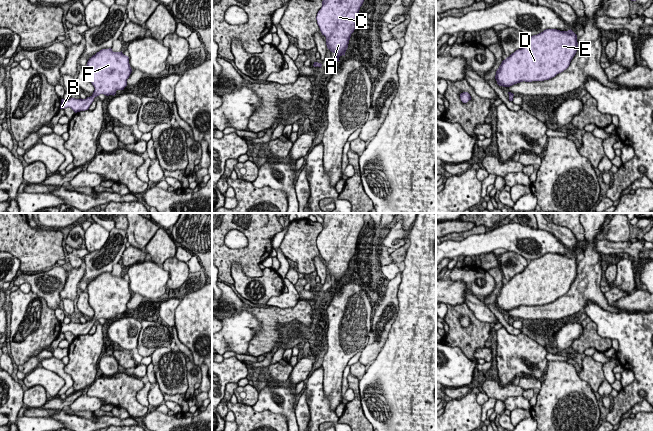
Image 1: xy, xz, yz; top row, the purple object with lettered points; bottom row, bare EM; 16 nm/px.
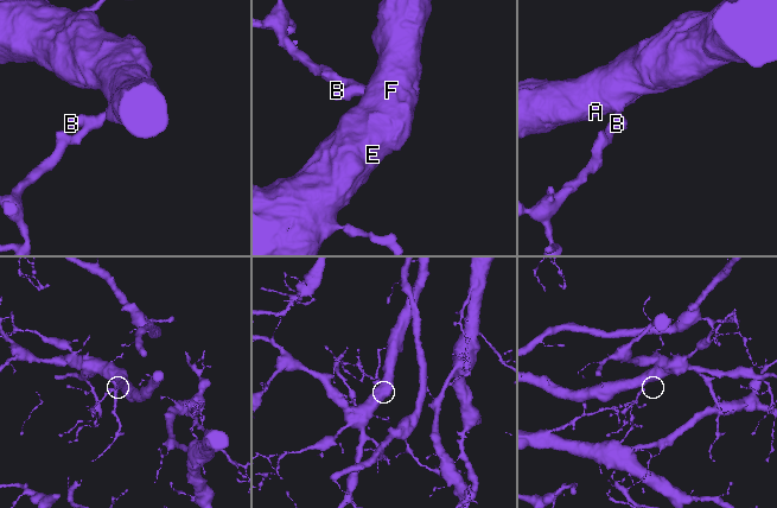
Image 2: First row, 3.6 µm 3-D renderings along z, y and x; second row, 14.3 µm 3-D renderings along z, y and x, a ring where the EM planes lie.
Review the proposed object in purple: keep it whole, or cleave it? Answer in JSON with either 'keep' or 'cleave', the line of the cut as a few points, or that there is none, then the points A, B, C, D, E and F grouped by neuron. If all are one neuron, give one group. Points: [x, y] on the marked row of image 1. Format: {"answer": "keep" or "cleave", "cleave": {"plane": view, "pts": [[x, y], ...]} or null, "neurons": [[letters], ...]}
{"answer": "keep", "cleave": null, "neurons": [["A", "B", "C", "D", "E", "F"]]}

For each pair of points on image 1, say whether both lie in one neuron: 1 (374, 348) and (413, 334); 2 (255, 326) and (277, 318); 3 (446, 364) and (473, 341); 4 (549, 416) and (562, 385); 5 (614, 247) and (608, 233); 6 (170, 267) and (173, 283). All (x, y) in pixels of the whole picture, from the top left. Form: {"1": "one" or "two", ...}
{"1": "two", "2": "two", "3": "two", "4": "one", "5": "two", "6": "one"}

